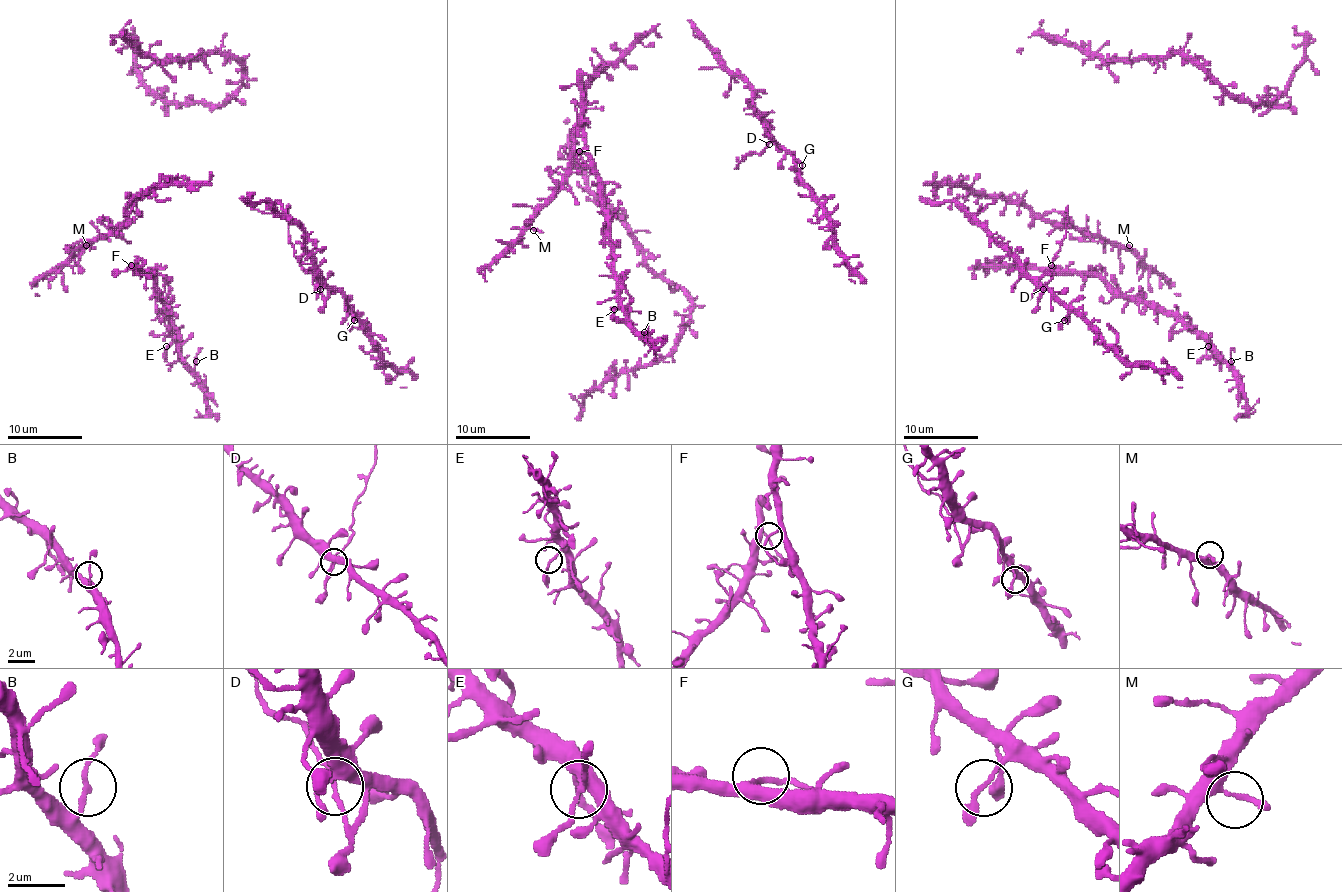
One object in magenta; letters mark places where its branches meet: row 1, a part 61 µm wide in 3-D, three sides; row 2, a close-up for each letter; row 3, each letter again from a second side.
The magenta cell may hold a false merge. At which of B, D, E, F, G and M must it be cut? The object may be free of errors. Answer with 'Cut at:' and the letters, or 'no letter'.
Cut at: D

